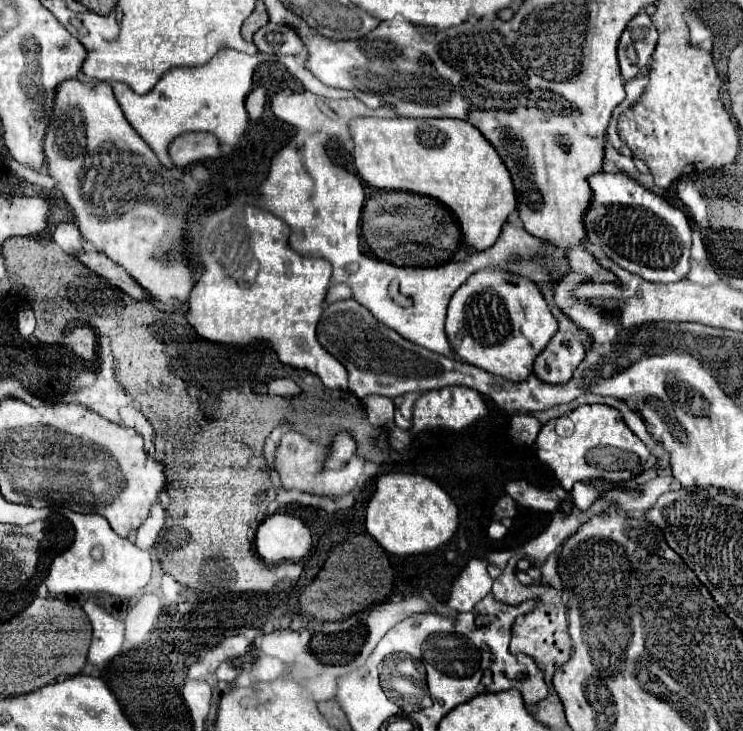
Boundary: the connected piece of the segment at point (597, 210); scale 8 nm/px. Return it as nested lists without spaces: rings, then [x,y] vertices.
[[[597,172],[589,178],[591,202],[583,216],[585,234],[623,270],[653,284],[679,282],[689,272],[691,226],[687,216],[665,198],[643,188],[625,172]]]

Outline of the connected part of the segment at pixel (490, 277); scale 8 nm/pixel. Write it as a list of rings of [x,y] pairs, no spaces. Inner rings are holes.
[[[479,270],[453,294],[447,310],[445,332],[455,356],[493,376],[523,382],[533,372],[533,362],[559,326],[549,304],[527,278],[513,278],[503,270]]]

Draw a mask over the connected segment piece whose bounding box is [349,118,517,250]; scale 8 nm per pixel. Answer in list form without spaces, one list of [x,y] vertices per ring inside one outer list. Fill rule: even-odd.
[[[357,118],[349,122],[349,132],[355,142],[353,158],[357,174],[363,182],[381,190],[403,190],[425,194],[437,198],[445,206],[449,206],[461,224],[461,232],[465,234],[465,242],[473,250],[489,248],[501,234],[501,226],[505,224],[509,212],[517,208],[517,200],[513,194],[513,182],[497,152],[487,146],[481,132],[463,122],[463,120],[415,120],[415,118]]]

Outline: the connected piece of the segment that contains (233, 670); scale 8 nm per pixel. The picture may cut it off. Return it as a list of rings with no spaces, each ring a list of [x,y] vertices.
[[[225,660],[219,668],[217,668],[217,678],[223,680],[223,682],[233,682],[239,674],[239,668],[231,662],[231,660]]]

